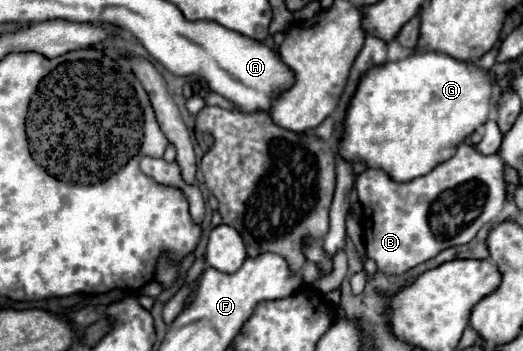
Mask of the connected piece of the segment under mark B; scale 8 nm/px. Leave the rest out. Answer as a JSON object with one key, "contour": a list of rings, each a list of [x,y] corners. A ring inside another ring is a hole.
{"contour":[[[462,143],[456,155],[432,169],[424,177],[416,177],[410,183],[396,183],[380,169],[366,169],[356,179],[358,199],[362,203],[362,229],[366,239],[366,255],[376,261],[384,273],[404,273],[432,257],[442,249],[464,245],[472,241],[484,223],[494,221],[506,201],[506,181],[504,181],[504,161],[500,153],[480,155],[472,145]]]}

